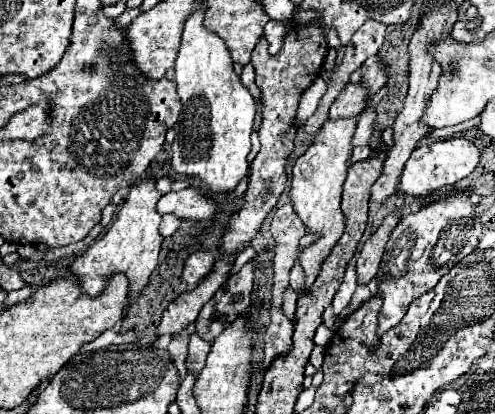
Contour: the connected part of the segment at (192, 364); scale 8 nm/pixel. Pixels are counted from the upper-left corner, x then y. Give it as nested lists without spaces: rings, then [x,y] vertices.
[[[192,333],[192,337],[190,337],[190,351],[188,351],[188,359],[186,359],[188,371],[200,373],[208,353],[210,353],[210,343],[204,341],[202,337],[198,337],[196,333]]]

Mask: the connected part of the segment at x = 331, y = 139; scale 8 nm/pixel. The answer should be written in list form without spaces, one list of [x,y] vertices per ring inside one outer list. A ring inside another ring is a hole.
[[[328,119],[320,131],[314,135],[314,143],[308,147],[308,151],[296,159],[294,173],[292,173],[292,205],[298,217],[302,219],[304,227],[310,233],[320,231],[320,239],[306,247],[300,255],[300,263],[306,271],[306,285],[310,287],[320,271],[320,265],[324,263],[324,257],[328,257],[328,249],[340,241],[344,235],[344,213],[340,209],[340,197],[342,197],[342,185],[346,179],[348,165],[346,161],[352,155],[352,135],[356,131],[358,119]]]

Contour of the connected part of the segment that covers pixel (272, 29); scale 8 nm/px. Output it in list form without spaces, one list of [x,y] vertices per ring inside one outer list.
[[[272,19],[265,25],[264,35],[269,43],[268,52],[270,55],[274,56],[280,51],[284,37],[291,25],[291,20],[279,22]]]

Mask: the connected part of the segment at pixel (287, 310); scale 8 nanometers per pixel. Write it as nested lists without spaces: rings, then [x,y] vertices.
[[[286,289],[282,311],[284,311],[284,315],[286,315],[292,323],[294,323],[294,313],[296,313],[296,299],[298,299],[298,293],[292,291],[292,289]]]

